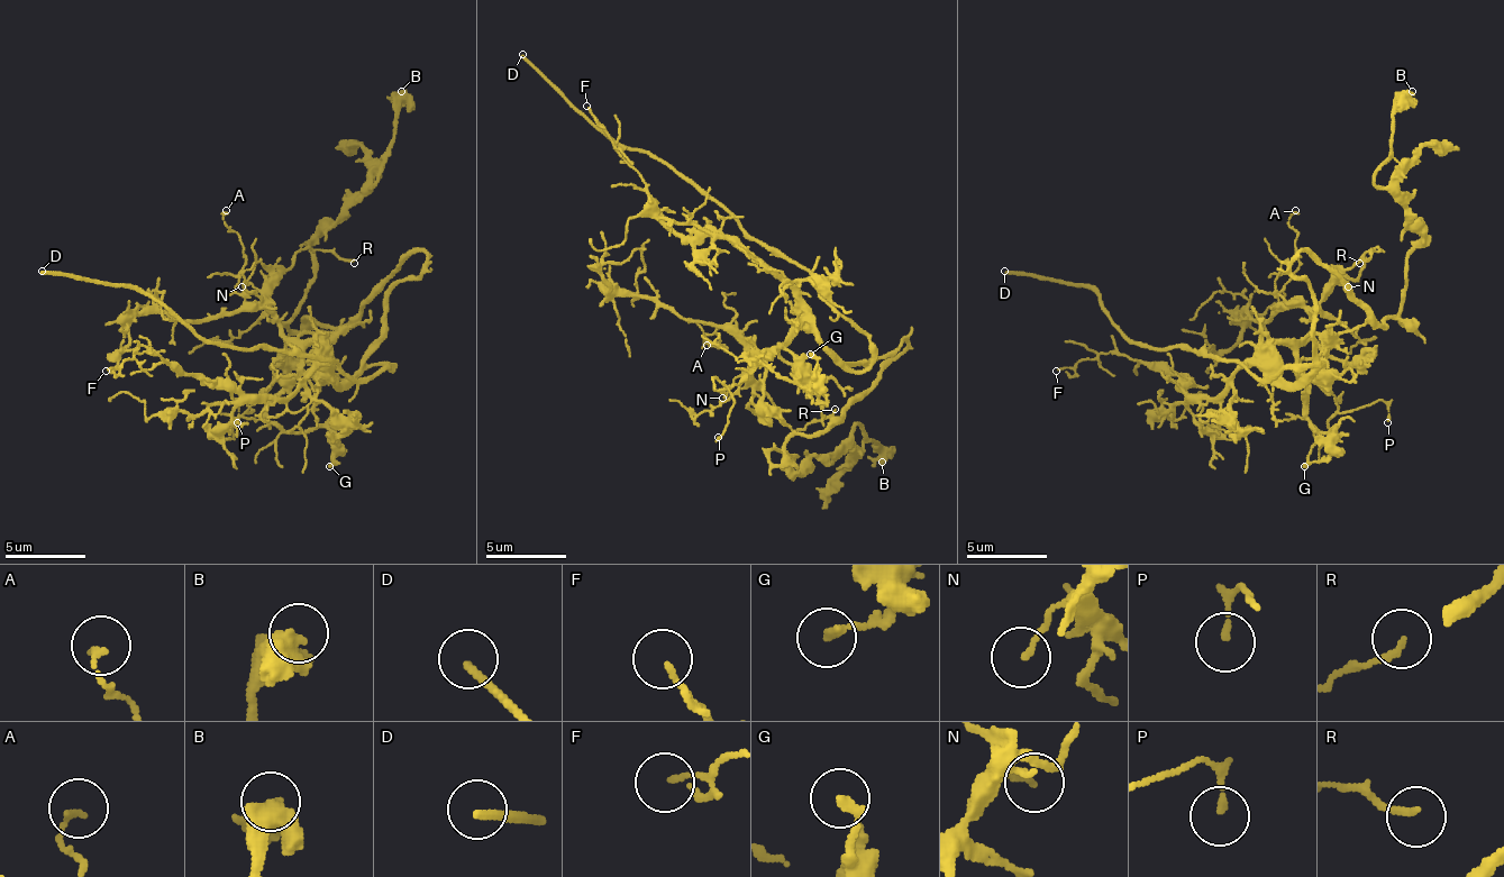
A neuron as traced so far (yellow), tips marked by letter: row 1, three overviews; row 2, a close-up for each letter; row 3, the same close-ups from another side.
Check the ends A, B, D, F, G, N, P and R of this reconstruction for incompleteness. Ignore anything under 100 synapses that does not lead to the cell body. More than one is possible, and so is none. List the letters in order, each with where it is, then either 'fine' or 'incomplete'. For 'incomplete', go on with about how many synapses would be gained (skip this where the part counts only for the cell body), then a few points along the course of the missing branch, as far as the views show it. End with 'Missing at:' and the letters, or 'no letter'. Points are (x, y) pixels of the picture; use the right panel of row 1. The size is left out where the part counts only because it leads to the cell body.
A: place (1295, 210); fine
B: place (1412, 91); fine
D: place (1004, 271); incomplete
F: place (1056, 371); fine
G: place (1304, 466); fine
N: place (1348, 286); fine
P: place (1387, 422); fine
R: place (1359, 263); fine
Missing at: D

